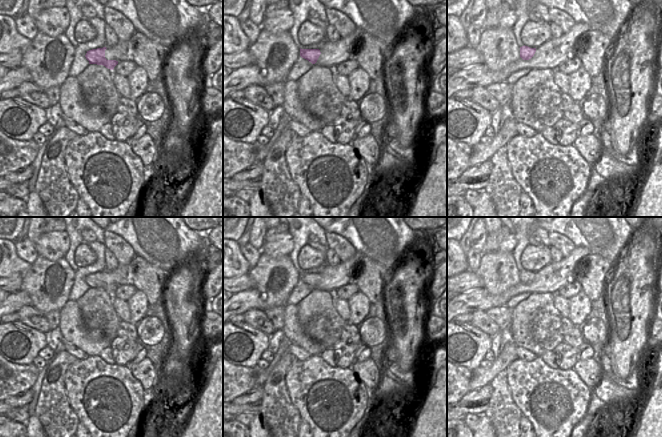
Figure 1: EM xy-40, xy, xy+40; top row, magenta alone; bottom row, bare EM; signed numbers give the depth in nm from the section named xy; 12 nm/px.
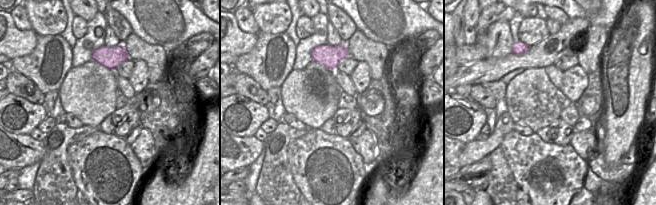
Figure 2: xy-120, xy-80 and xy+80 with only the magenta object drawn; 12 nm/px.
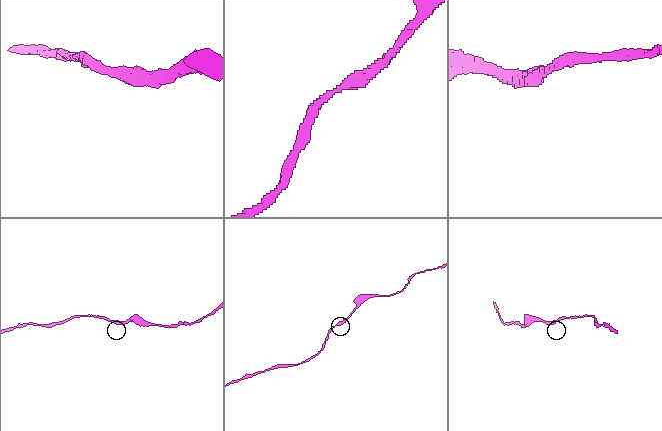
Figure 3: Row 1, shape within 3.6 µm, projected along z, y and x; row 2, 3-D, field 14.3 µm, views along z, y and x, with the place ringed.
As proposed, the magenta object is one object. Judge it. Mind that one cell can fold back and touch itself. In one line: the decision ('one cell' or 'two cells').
one cell

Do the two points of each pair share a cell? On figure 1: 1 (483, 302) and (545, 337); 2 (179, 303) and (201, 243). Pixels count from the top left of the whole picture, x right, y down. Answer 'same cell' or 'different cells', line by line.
1: different cells
2: different cells

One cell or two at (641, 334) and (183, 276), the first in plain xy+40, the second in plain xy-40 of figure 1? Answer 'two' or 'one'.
one

